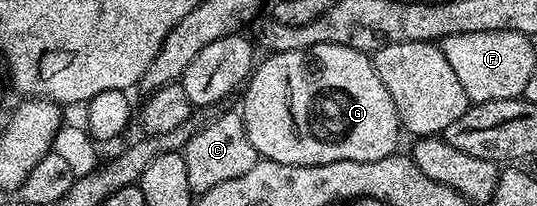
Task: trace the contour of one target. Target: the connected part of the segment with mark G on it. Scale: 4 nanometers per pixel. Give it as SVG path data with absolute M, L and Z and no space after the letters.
M321 44L299 52L276 52L267 55L265 58L267 60L263 64L261 61L250 73L250 78L246 81L244 91L241 93L241 96L243 96L242 105L240 105L242 121L248 130L248 139L252 141L252 146L256 146L261 159L311 168L317 164L331 164L332 162L344 162L345 160L372 162L385 156L395 155L397 148L394 147L398 144L398 132L400 133L398 111L392 102L392 94L388 94L388 86L384 86L384 82L380 82L380 74L376 74L373 59L367 53L357 52L348 46Z

